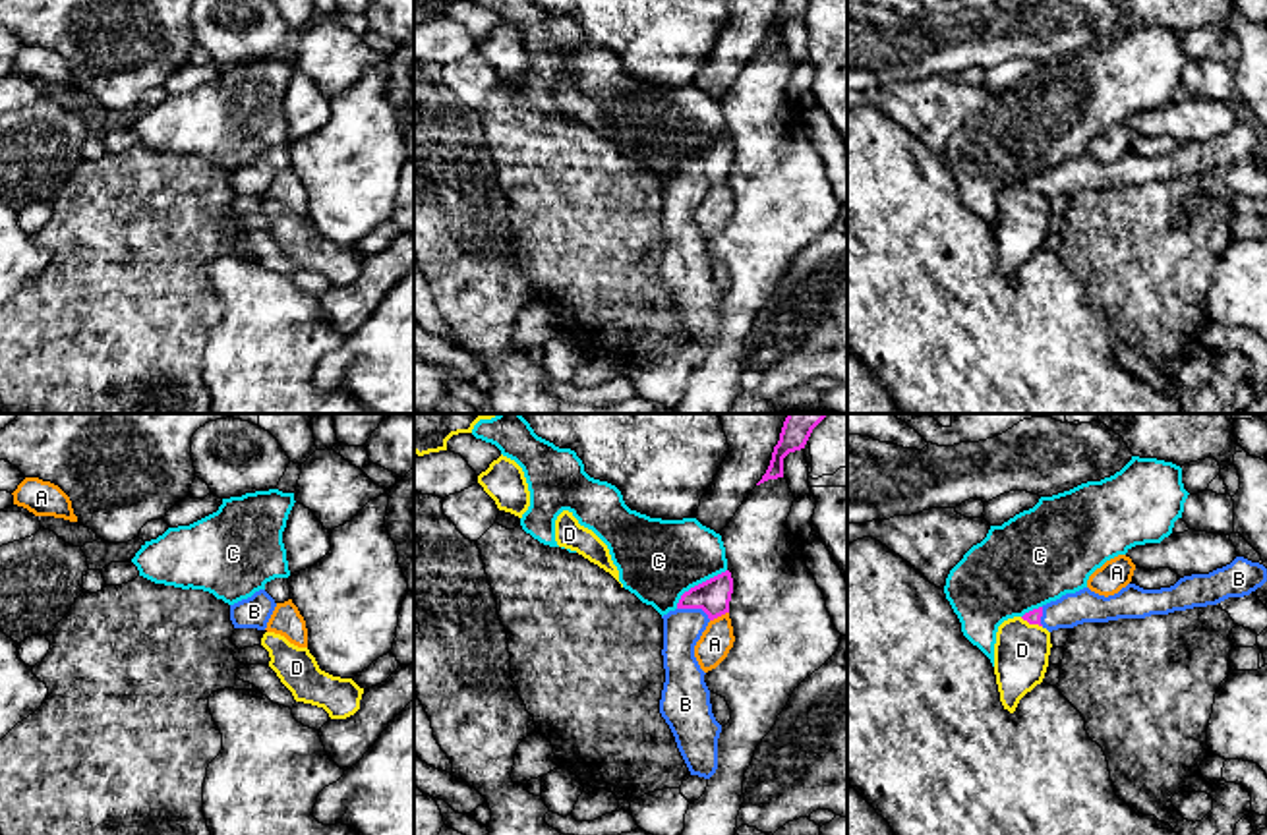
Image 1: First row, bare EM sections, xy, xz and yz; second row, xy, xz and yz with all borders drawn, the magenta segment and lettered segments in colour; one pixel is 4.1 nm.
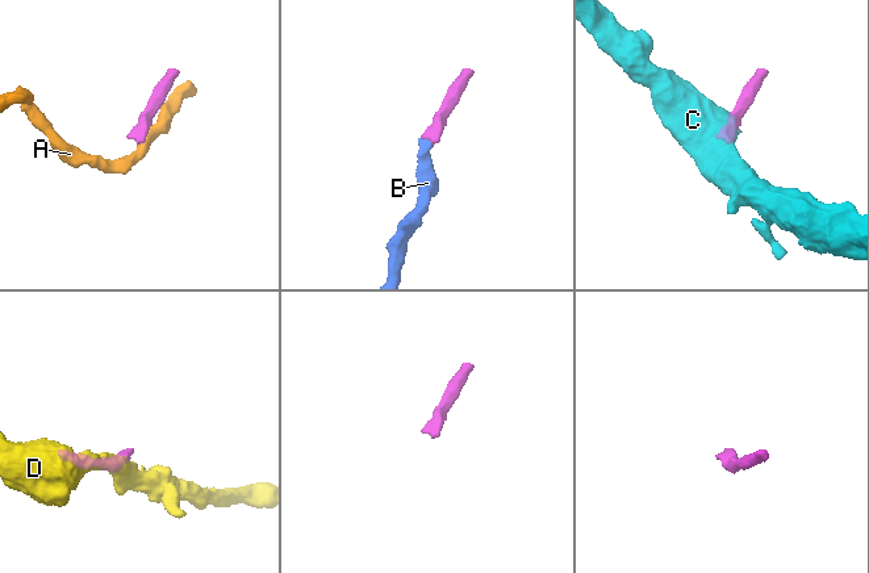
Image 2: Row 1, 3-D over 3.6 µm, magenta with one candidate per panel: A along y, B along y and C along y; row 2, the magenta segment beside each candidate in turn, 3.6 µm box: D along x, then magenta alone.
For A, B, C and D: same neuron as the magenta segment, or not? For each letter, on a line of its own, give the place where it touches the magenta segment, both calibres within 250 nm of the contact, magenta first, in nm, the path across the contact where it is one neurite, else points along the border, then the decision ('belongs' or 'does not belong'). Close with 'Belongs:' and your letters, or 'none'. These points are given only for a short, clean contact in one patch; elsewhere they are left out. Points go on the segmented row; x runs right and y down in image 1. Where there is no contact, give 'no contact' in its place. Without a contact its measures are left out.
A: xz (718, 615) | 140/140 nm | along xz (728, 611), (710, 621) | does not belong
B: xz (695, 607) | 140/160 nm | across xz (712, 596), (695, 607), (683, 627) | belongs
C: xz (699, 584) | 140/340 nm | along xz (726, 569), (691, 586), (676, 607) | does not belong
D: yz (1031, 623) | 60/220 nm | along yz (1020, 617), (1041, 627) | does not belong
Belongs: B

